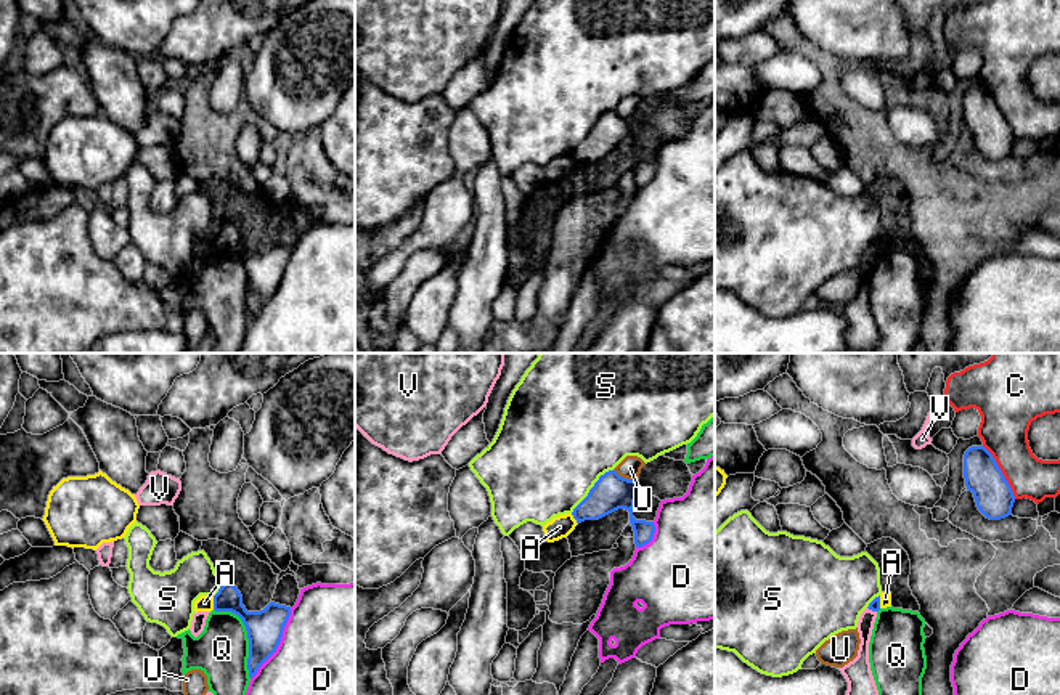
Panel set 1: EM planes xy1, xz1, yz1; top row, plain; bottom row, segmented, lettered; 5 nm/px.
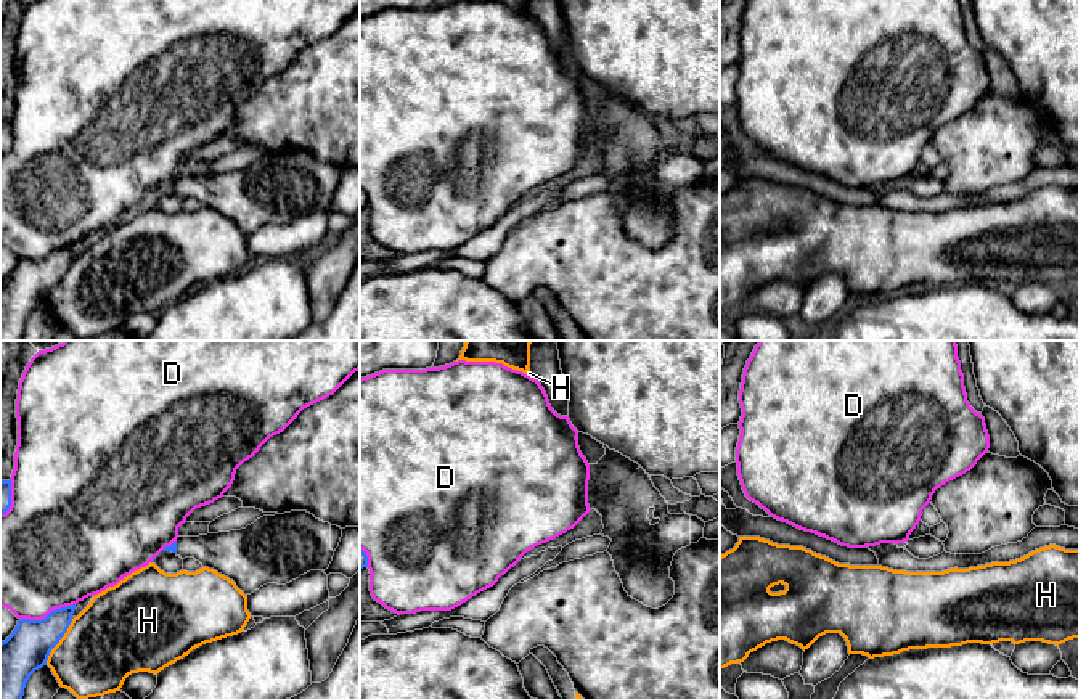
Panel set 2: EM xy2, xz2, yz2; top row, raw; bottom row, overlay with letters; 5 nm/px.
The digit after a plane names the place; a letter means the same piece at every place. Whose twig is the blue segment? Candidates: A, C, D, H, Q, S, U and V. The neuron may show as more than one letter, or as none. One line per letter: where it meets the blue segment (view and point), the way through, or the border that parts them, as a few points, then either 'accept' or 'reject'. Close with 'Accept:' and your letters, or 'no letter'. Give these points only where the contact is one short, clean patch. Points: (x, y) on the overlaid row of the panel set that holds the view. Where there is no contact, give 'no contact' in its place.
A: meets blue in xy1 at (214, 602); border along xy1 (212, 596), (214, 609); reject
C: meets blue in yz1 at (1001, 472); border along yz1 (983, 445), (1015, 498); reject
D: meets blue in xy1 at (278, 644); reject
H: meets blue in xy2 at (58, 641); reject
Q: meets blue in xy1 at (248, 636); reject
S: meets blue in xz1 at (591, 488); reject
U: meets blue in xz1 at (625, 479); reject
V: meets blue in yz1 at (872, 610); reject
Accept: no letter

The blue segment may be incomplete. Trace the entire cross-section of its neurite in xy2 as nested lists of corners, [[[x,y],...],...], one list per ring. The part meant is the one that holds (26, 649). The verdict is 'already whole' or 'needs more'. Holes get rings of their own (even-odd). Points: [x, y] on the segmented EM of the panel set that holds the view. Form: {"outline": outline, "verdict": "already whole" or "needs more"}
{"outline": [[[76,604],[51,611],[42,620],[19,619],[13,633],[0,643],[0,699],[22,699],[29,677],[47,665],[51,649],[67,632]]], "verdict": "already whole"}

